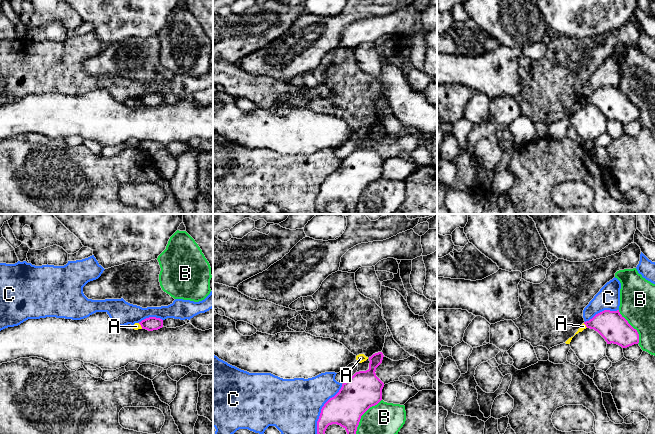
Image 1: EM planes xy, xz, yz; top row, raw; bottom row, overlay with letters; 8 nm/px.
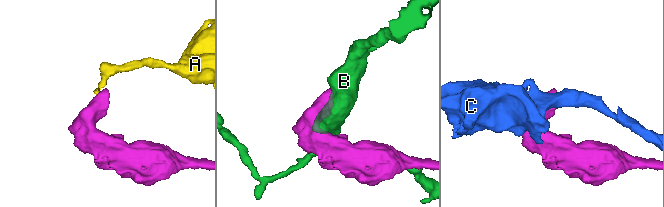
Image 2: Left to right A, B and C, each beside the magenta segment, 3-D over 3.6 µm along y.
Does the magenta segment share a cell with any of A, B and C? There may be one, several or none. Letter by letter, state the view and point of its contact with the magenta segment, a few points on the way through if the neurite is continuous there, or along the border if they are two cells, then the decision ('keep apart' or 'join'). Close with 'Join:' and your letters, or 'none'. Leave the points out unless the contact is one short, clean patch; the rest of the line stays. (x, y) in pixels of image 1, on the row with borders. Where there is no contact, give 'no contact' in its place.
A: yz (585, 324) | along yz (583, 323), (587, 327) | keep apart
B: xz (362, 414) | keep apart
C: xz (322, 408) | keep apart
Join: none

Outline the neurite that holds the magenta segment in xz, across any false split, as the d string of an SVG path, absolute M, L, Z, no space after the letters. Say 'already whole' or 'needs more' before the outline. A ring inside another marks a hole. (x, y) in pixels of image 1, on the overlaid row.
already whole; M378 352L369 357L369 369L356 372L350 379L342 384L339 392L330 398L322 407L317 421L317 434L325 434L329 425L337 424L343 427L347 434L356 434L361 416L372 406L382 400L384 383L376 376L376 368L382 363L383 353Z

